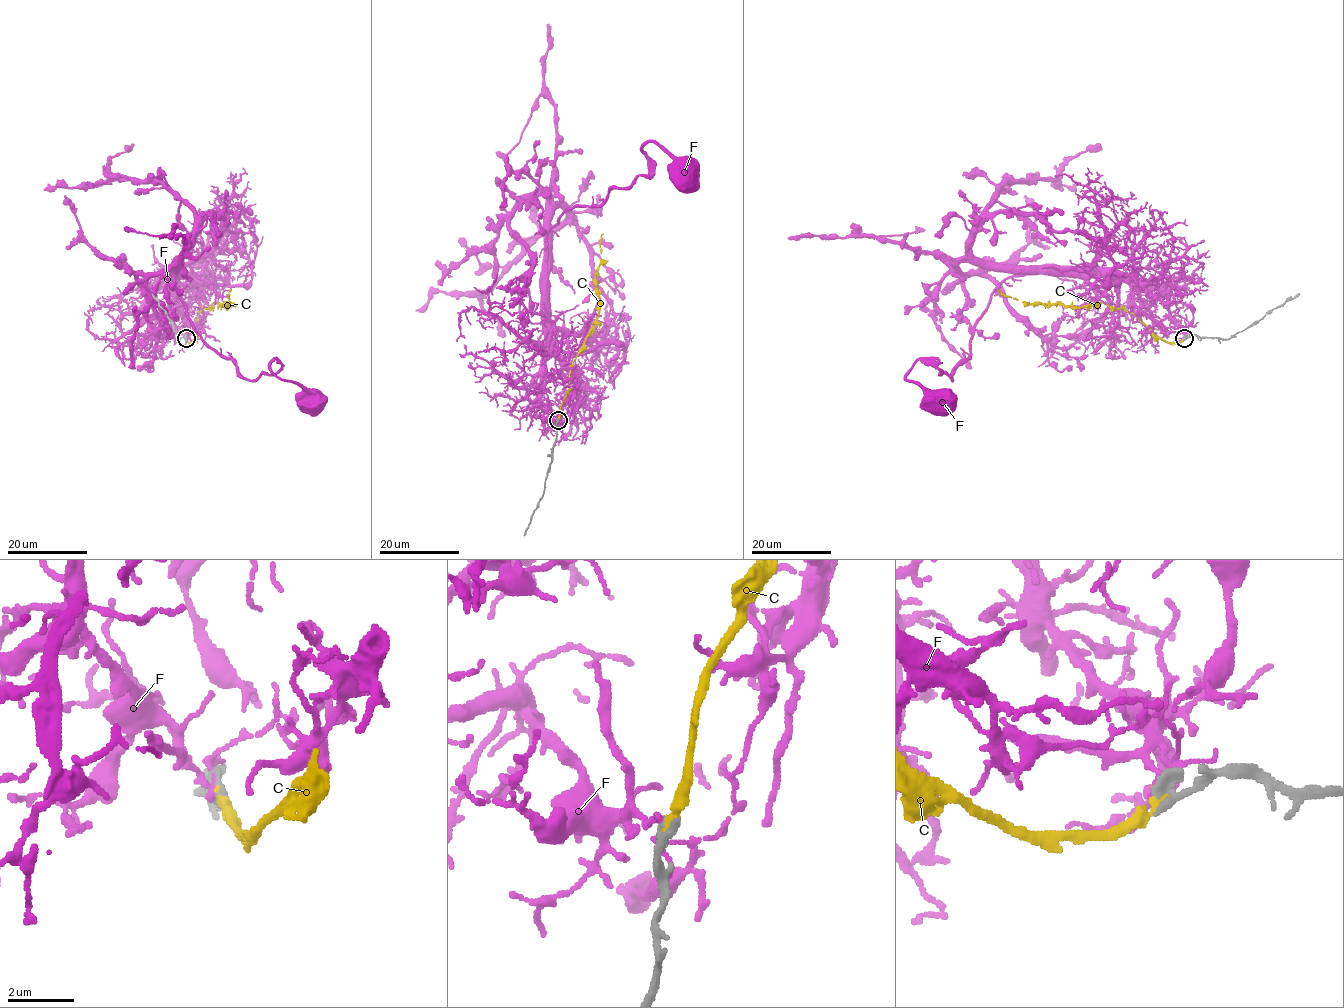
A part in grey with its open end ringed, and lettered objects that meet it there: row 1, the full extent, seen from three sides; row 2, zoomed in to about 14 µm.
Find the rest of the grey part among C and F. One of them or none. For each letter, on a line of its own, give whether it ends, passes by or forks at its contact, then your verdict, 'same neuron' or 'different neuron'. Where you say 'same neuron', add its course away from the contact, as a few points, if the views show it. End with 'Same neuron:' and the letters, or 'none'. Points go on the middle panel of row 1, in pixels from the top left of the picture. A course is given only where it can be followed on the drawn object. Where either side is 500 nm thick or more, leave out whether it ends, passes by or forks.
C: it ends; same neuron; course (558, 421), (561, 401), (569, 387), (570, 368), (598, 313), (595, 270), (600, 262), (600, 236), (603, 234)
F: it forks; different neuron
Same neuron: C

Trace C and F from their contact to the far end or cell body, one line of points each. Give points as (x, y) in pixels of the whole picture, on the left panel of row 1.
C: (186, 338), (189, 342), (197, 331), (203, 308), (212, 303), (226, 307), (231, 290)
F: (185, 336), (169, 317), (175, 273), (205, 342), (250, 380), (281, 364), (270, 370), (313, 404)

